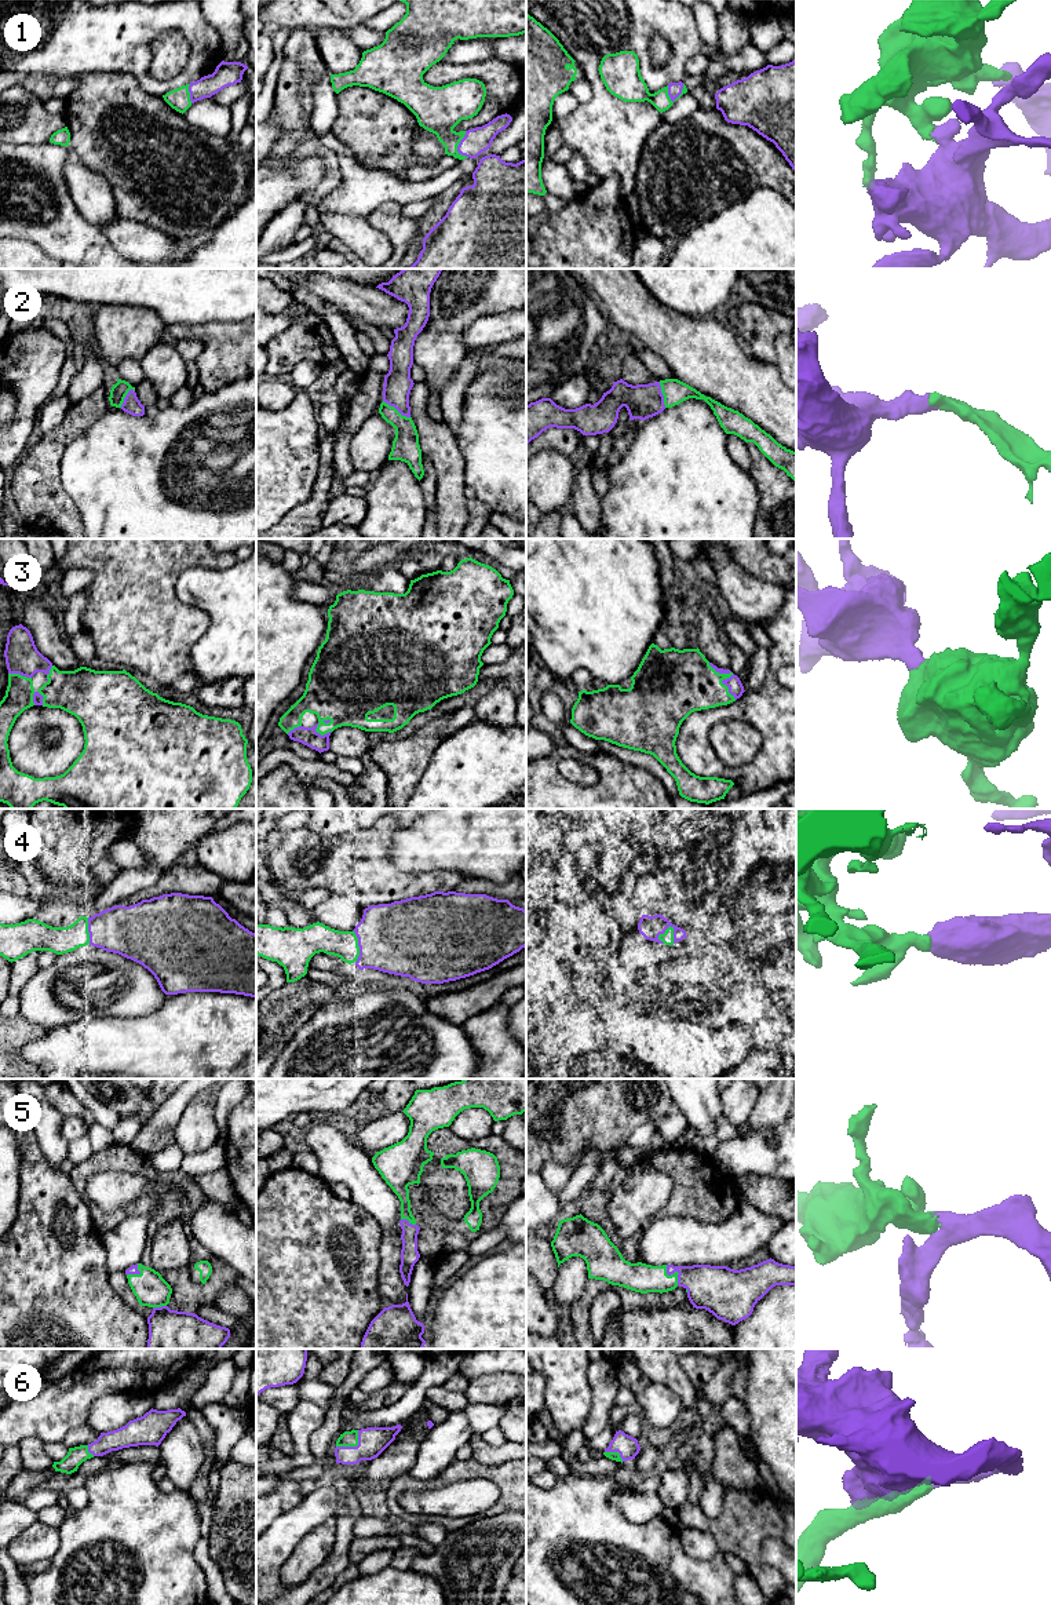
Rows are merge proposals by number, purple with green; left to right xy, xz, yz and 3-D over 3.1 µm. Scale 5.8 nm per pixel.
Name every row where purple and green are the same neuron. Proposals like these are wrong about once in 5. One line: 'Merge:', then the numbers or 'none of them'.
Merge: 1, 2, 3, 4, 5, 6

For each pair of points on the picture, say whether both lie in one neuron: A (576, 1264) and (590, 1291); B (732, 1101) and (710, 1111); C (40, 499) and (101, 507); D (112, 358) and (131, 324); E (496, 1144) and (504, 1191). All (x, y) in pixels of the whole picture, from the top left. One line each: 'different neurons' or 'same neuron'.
A: different neurons
B: different neurons
C: different neurons
D: same neuron
E: same neuron

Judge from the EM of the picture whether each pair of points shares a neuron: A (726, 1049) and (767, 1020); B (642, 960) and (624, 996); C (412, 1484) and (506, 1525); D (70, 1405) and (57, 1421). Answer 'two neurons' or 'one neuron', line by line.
A: two neurons
B: one neuron
C: two neurons
D: one neuron

